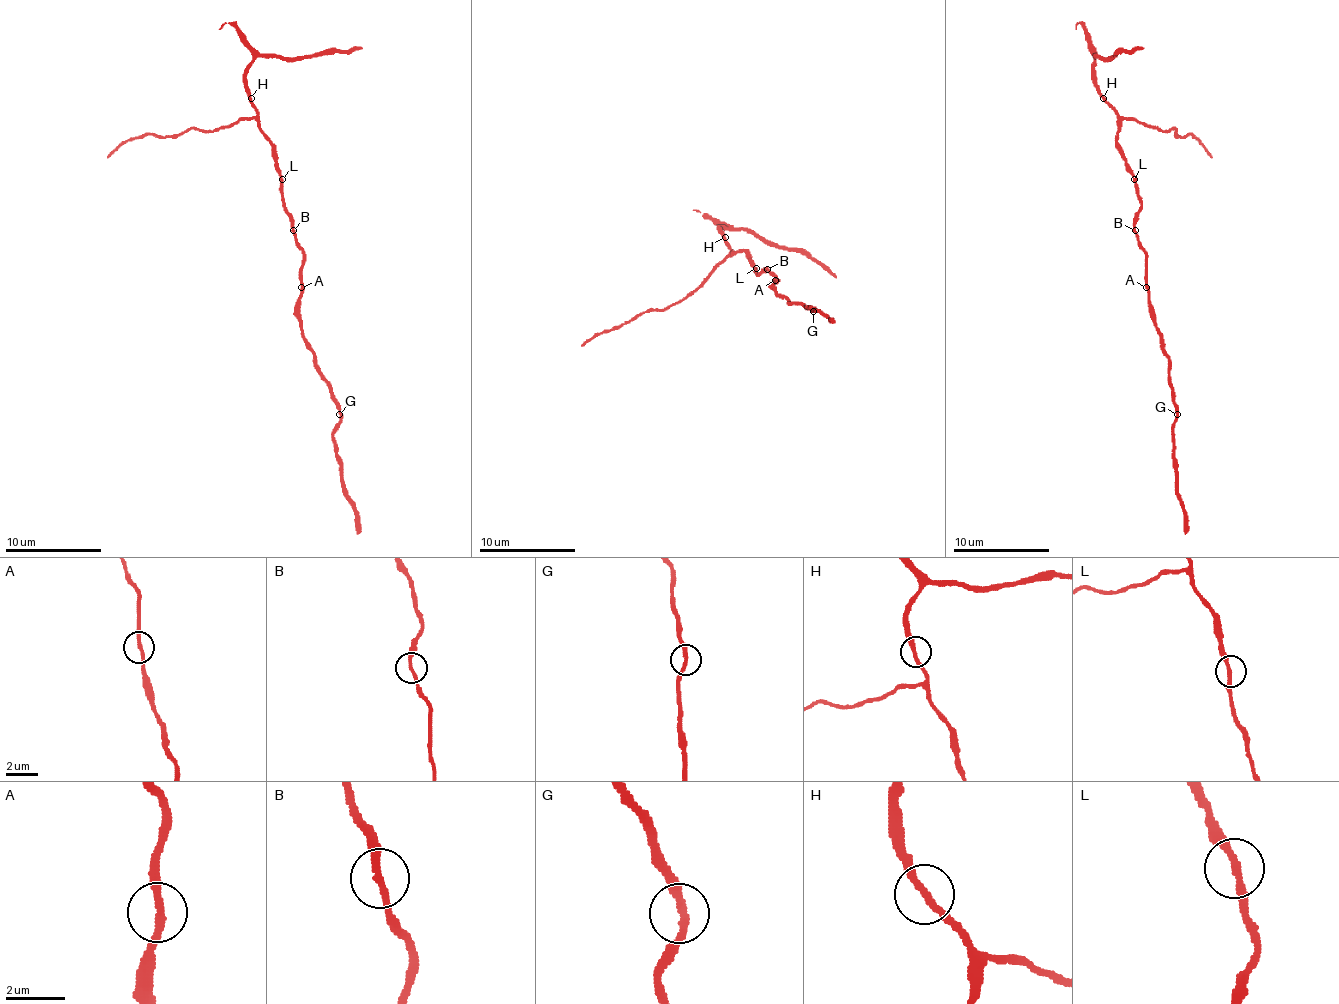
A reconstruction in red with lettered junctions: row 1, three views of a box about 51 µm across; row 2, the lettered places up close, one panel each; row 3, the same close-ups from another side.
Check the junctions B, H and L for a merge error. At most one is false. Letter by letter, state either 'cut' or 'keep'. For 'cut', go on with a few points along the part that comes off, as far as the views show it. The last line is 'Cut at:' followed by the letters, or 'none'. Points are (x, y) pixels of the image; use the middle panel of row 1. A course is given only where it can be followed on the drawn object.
B: keep
H: keep
L: keep
Cut at: none

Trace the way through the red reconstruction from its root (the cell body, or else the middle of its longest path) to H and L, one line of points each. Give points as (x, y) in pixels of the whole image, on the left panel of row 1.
H: (296, 237), (282, 196), (282, 174), (275, 162), (275, 148), (260, 129), (258, 110), (251, 98)
L: (296, 237), (284, 206), (282, 179)

